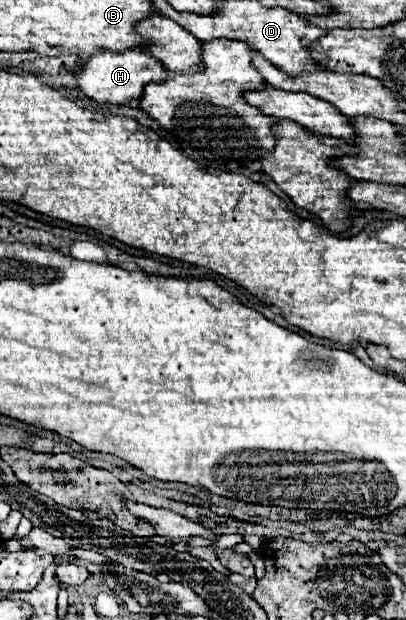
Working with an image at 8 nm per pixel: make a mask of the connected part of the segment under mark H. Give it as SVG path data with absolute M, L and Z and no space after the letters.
M140 48L126 50L126 52L96 50L90 54L88 60L82 60L82 64L74 70L78 88L88 98L92 98L96 102L108 102L108 104L126 104L130 100L138 100L148 82L166 80L166 76L168 74L166 74L164 66L150 54L142 52Z

